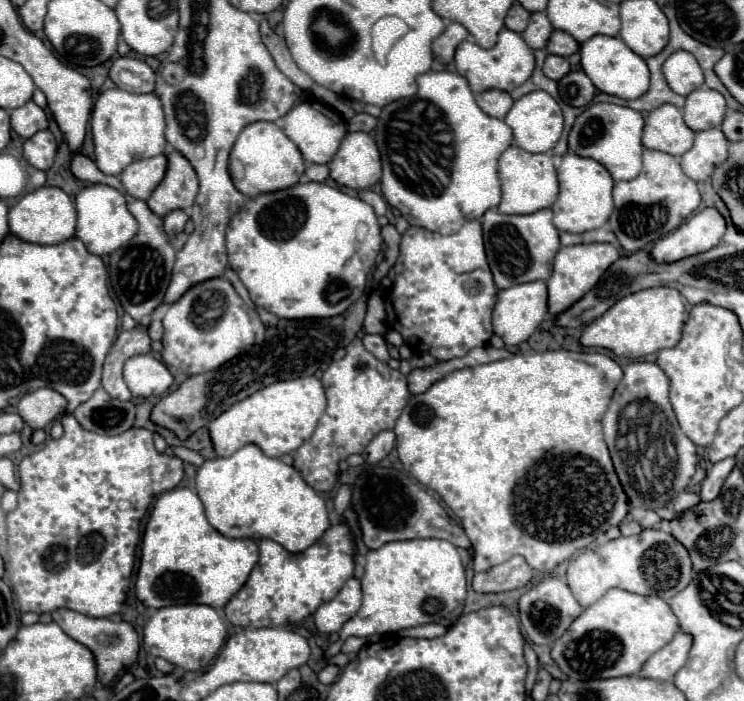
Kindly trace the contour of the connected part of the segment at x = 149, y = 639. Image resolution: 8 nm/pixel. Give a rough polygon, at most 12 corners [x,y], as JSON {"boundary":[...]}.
{"boundary":[[168,606],[144,626],[148,654],[206,668],[226,640],[218,610]]}

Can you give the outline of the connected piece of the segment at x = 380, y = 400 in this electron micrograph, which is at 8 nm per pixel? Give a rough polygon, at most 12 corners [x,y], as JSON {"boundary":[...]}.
{"boundary":[[360,338],[324,370],[328,406],[292,466],[316,492],[392,430],[406,376]]}

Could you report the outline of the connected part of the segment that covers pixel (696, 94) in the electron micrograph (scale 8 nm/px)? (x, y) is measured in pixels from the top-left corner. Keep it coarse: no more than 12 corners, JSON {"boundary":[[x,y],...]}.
{"boundary":[[698,88],[686,96],[684,122],[694,132],[724,120],[726,100]]}

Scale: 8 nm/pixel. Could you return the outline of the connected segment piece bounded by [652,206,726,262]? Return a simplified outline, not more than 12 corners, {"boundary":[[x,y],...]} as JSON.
{"boundary":[[708,206],[652,248],[656,262],[720,244],[724,216]]}

